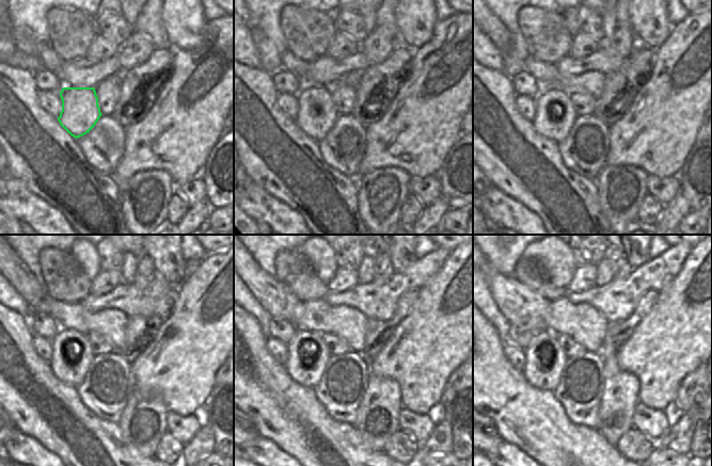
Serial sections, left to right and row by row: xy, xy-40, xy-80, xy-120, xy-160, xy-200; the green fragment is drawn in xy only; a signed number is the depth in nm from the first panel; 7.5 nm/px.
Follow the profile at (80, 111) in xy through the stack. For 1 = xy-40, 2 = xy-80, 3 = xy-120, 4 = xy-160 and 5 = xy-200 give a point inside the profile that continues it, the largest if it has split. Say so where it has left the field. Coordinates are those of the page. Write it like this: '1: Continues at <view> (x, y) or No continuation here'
1: Continues at xy-40 (317, 114)
2: Continues at xy-80 (555, 114)
3: Continues at xy-120 (72, 355)
4: Continues at xy-160 (307, 353)
5: Continues at xy-200 (544, 358).

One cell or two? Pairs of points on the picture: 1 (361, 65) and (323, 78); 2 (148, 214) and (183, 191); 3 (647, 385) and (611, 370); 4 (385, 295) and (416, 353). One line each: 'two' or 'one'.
1: one
2: two
3: two
4: two

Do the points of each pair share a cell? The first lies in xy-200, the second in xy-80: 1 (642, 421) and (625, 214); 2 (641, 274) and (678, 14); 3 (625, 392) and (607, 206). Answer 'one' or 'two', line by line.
1: two
2: two
3: one

